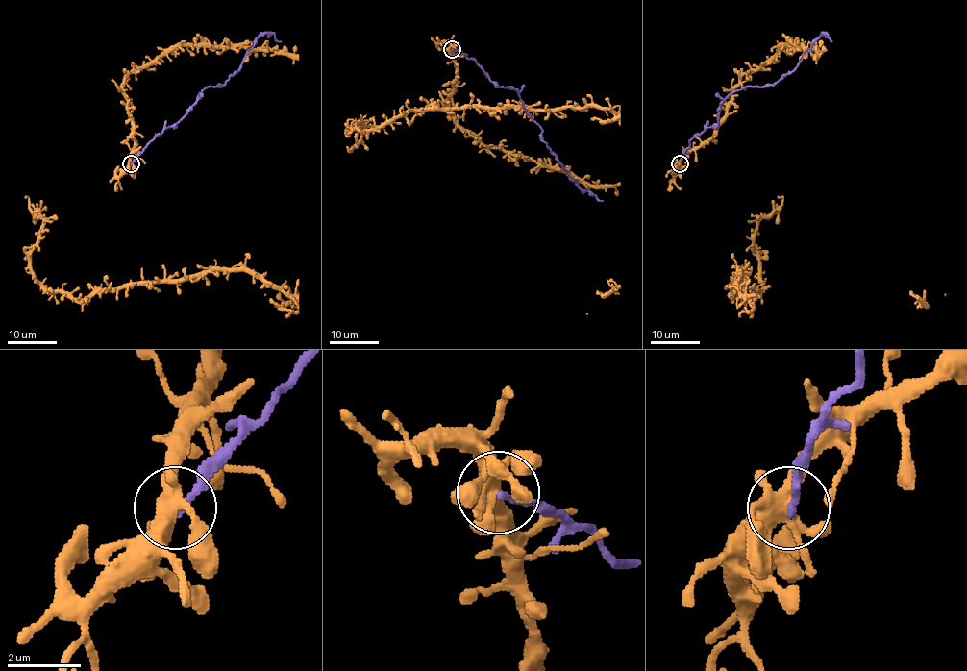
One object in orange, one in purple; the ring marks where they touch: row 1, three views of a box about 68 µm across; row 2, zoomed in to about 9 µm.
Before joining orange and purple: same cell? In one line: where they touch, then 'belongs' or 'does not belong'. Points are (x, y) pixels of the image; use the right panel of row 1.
at (680, 163); does not belong

